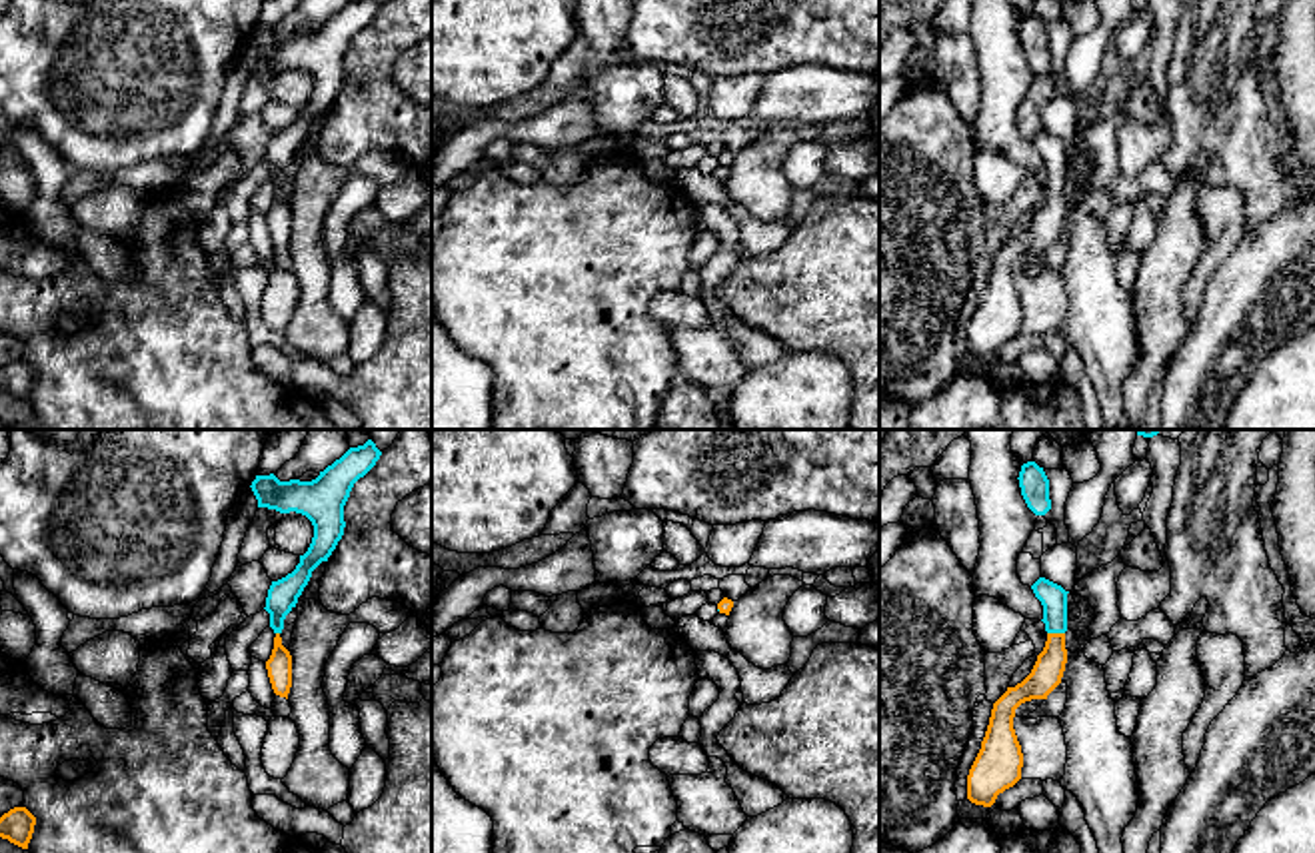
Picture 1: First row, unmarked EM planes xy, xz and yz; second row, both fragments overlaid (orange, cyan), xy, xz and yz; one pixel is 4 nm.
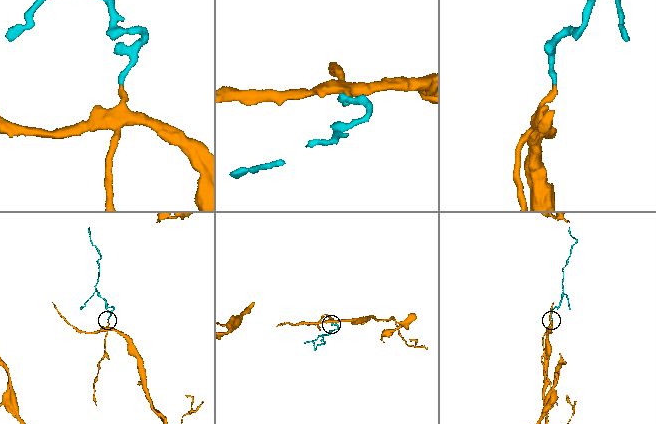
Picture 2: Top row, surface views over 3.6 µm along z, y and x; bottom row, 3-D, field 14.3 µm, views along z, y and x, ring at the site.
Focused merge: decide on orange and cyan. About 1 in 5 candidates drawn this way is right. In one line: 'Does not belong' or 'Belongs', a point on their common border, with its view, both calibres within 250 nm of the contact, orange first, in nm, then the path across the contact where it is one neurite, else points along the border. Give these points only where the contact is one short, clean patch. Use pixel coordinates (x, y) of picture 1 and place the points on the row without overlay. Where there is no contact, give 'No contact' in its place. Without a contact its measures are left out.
Belongs. Touches orange at yz (1056, 186). Thickness 120 nm (orange) against 110 nm. Path across: yz (1046, 228), (1054, 210), (1056, 186), (1054, 150)

